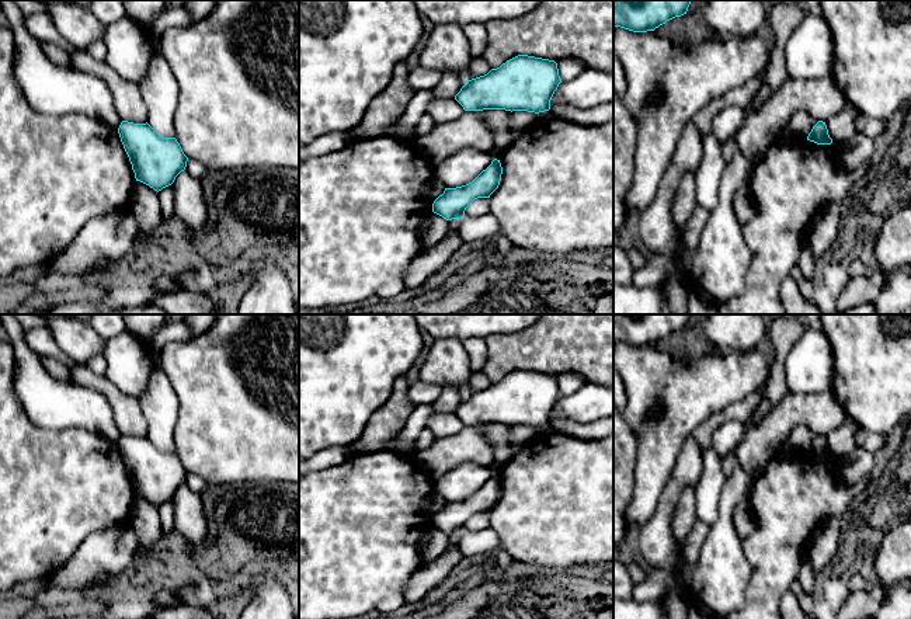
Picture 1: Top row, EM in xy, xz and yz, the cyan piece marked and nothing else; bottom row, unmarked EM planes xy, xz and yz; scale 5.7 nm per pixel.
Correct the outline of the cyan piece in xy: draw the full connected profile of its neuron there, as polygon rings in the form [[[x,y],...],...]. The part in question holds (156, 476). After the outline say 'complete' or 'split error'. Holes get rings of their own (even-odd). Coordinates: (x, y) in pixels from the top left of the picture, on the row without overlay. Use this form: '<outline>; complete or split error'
[[[122,435],[118,448],[136,495],[159,507],[185,484],[188,472],[177,453],[160,451],[147,437]]]; complete

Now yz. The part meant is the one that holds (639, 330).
[[[613,314],[613,341],[633,347],[654,345],[686,328],[691,314]]]; complete

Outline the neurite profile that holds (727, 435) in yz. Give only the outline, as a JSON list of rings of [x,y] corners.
[[[737,420],[726,421],[714,430],[712,437],[712,446],[722,456],[722,459],[738,445],[744,431],[745,422]]]

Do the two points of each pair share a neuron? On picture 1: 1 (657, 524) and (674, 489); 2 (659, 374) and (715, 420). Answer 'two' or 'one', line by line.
1: one
2: two

